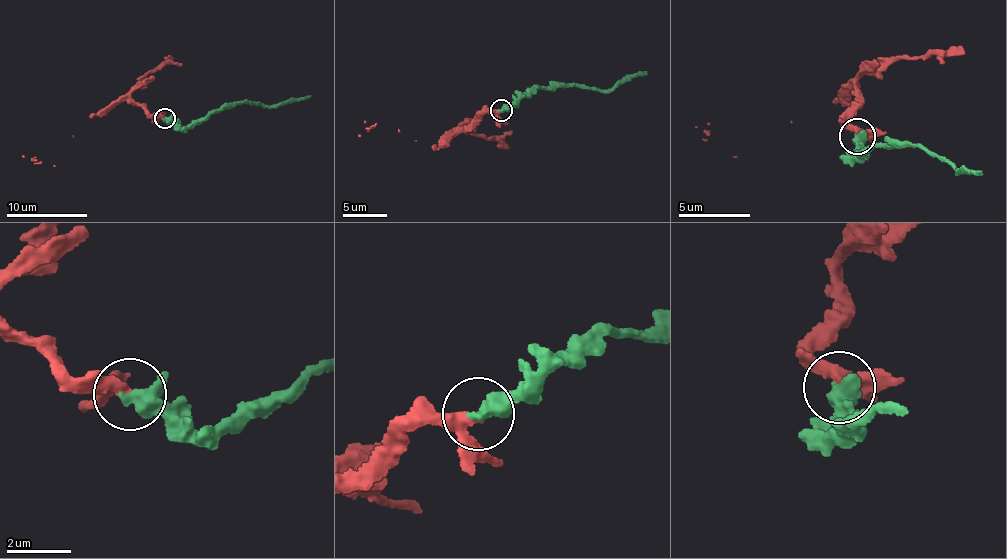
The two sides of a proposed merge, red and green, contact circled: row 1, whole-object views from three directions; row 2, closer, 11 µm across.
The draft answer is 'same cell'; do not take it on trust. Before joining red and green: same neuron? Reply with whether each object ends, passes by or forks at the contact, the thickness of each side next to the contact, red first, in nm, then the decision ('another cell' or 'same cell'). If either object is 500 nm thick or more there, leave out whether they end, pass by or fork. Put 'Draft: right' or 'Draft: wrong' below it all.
red passes by; green passes by; calibres 300 and 400 nm; same cell
Draft: right

